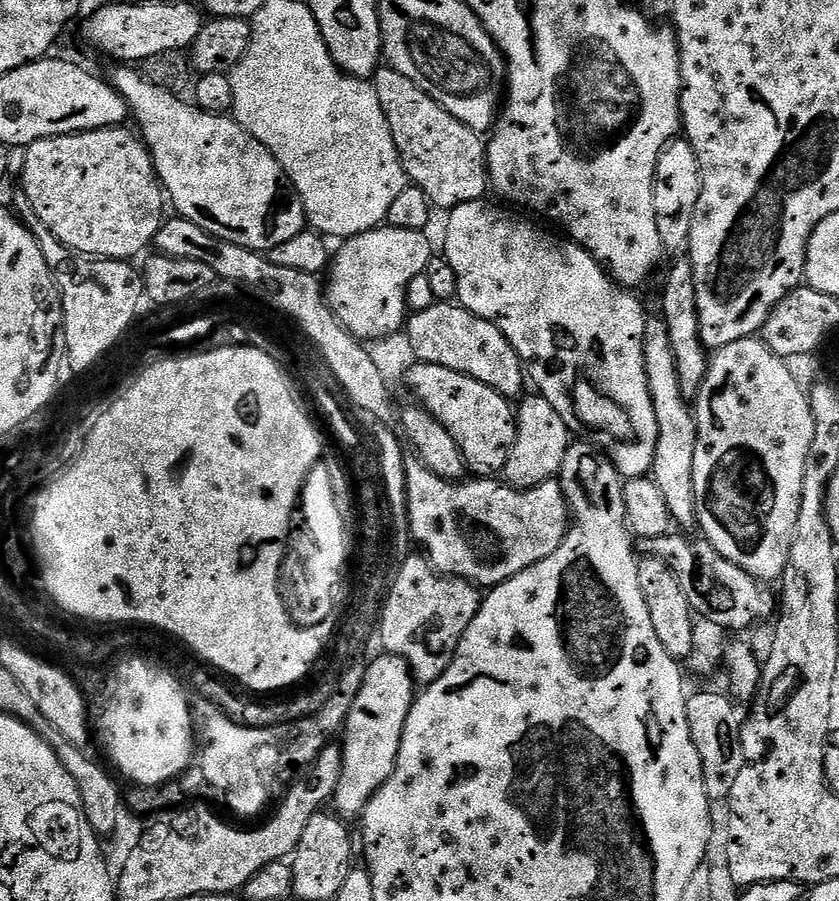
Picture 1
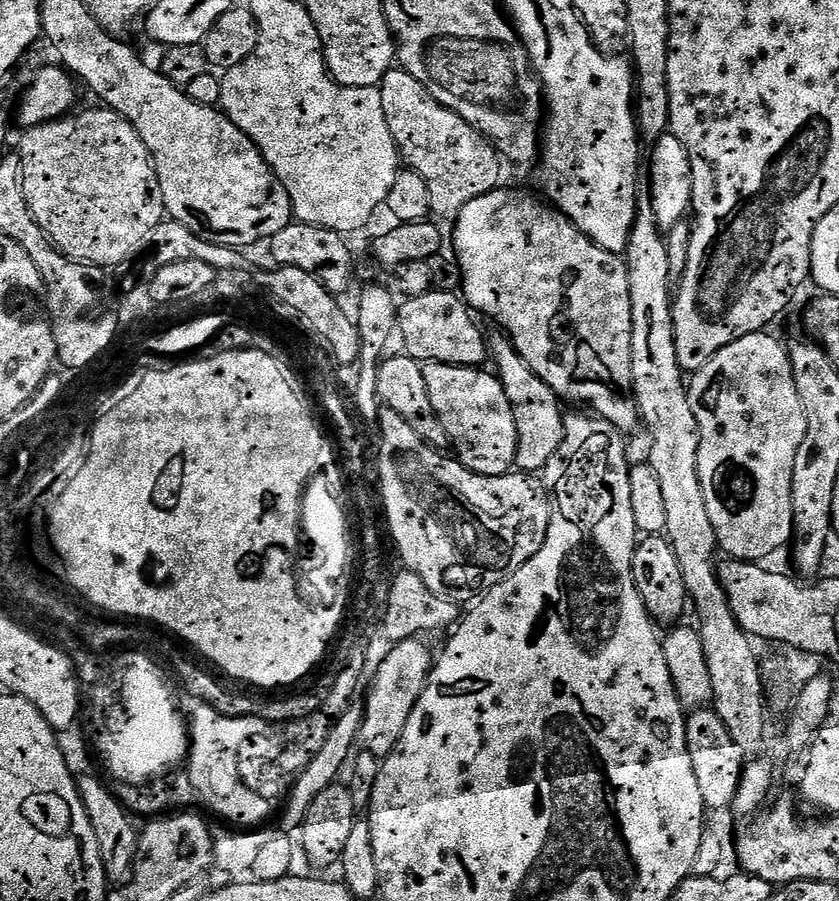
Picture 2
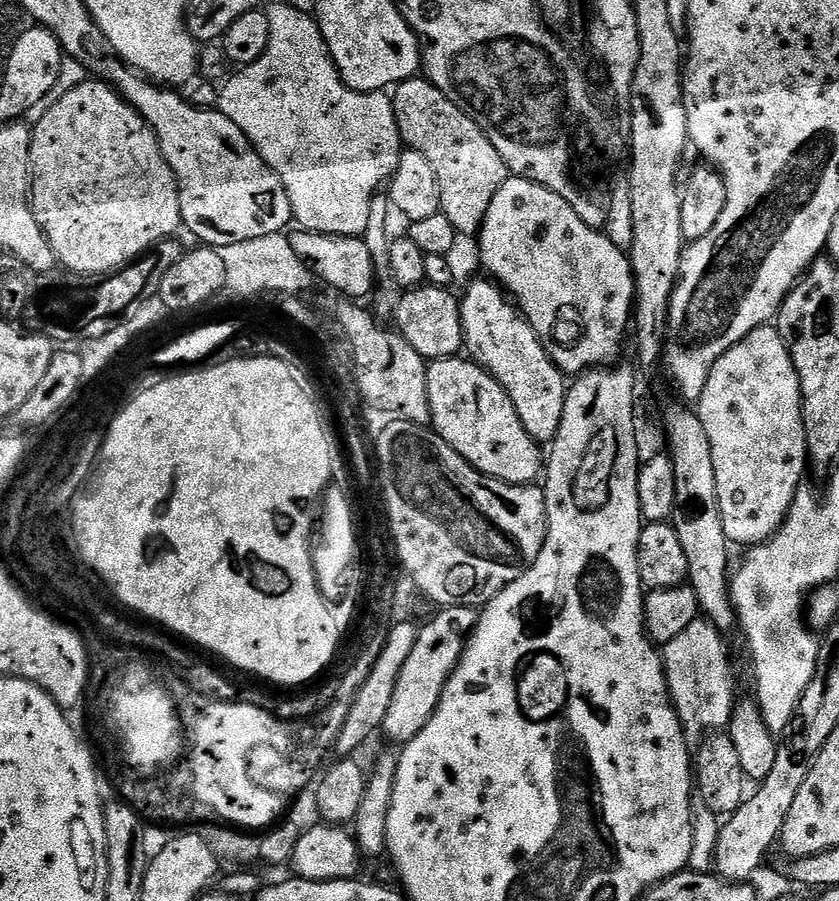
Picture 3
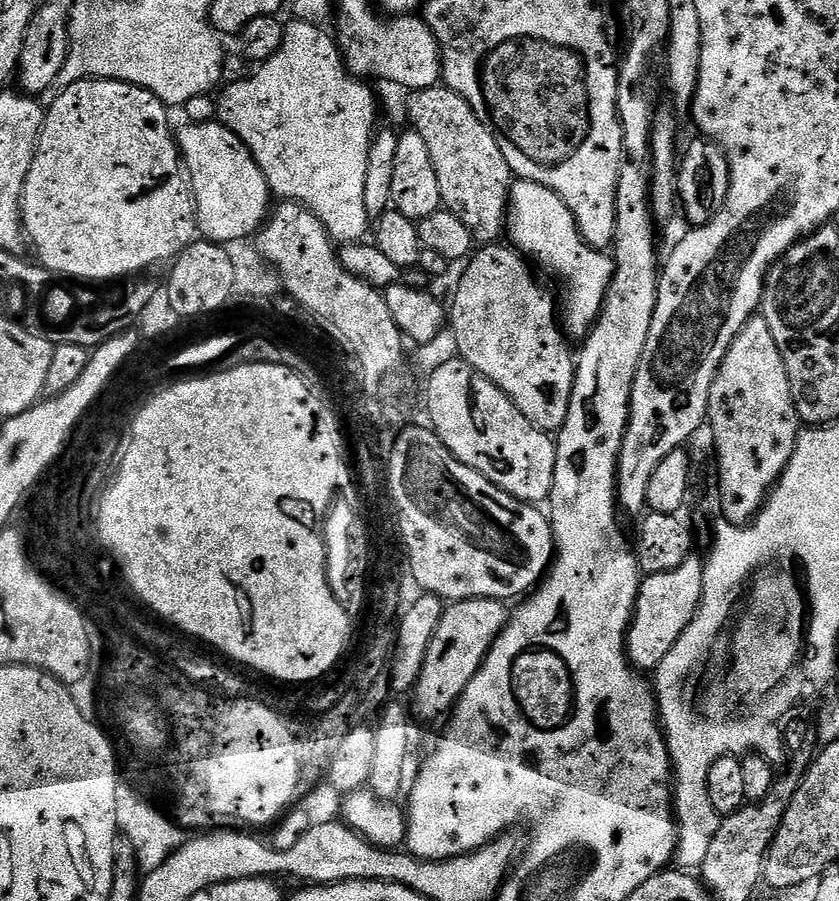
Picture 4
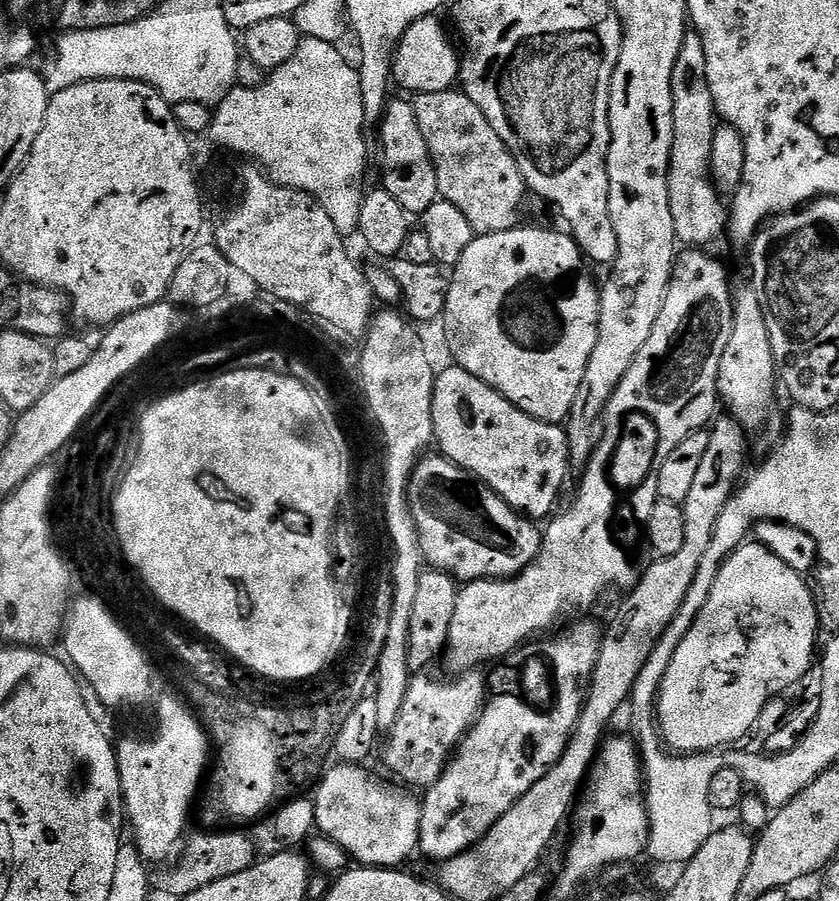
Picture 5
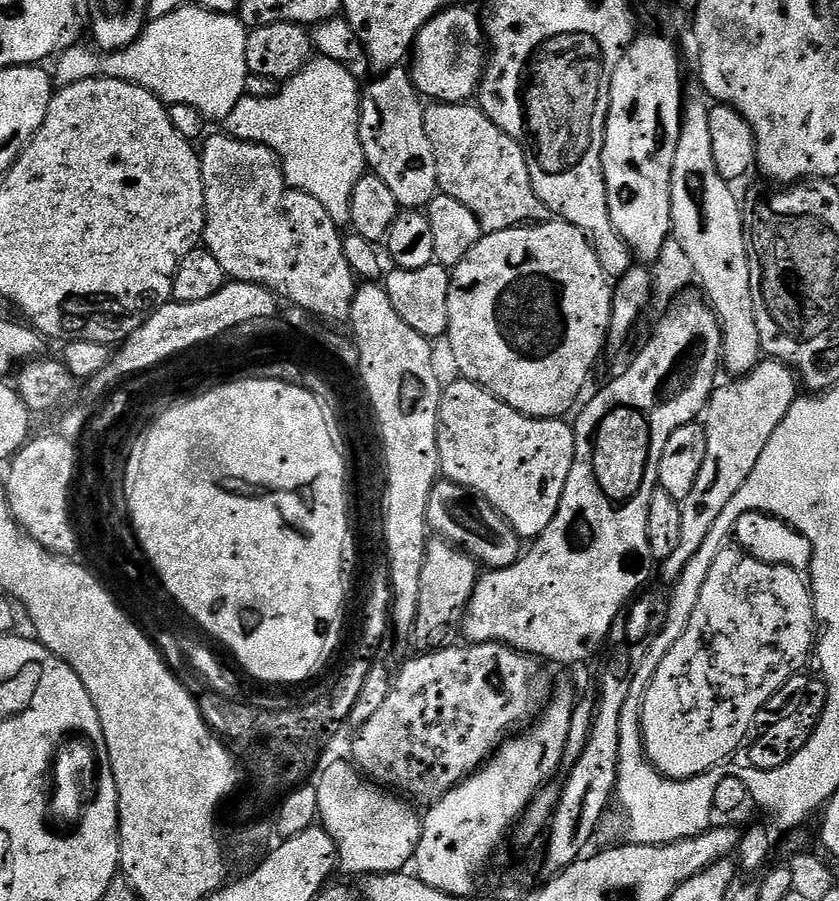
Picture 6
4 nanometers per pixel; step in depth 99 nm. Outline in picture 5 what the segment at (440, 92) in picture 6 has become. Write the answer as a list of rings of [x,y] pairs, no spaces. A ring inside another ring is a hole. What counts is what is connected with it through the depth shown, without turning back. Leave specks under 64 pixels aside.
[[[435,15],[427,16],[418,22],[414,22],[410,26],[410,30],[406,30],[406,34],[396,51],[396,60],[392,64],[392,79],[397,85],[401,84],[406,91],[412,92],[411,94],[419,94],[421,92],[446,92],[457,87],[460,79],[461,53],[458,51],[453,37],[450,35],[449,29],[447,27],[444,29],[440,25],[440,19],[441,17],[439,15]]]

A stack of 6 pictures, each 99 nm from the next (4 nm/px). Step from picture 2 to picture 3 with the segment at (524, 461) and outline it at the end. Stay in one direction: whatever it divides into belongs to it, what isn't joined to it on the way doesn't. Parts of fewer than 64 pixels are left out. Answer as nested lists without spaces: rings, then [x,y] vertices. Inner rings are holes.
[[[483,279],[474,281],[460,300],[464,348],[475,363],[504,387],[514,402],[514,410],[518,410],[522,426],[526,426],[526,434],[541,446],[551,445],[562,426],[565,373],[548,357],[540,335],[532,329],[519,307],[506,299],[505,293],[491,279]]]

